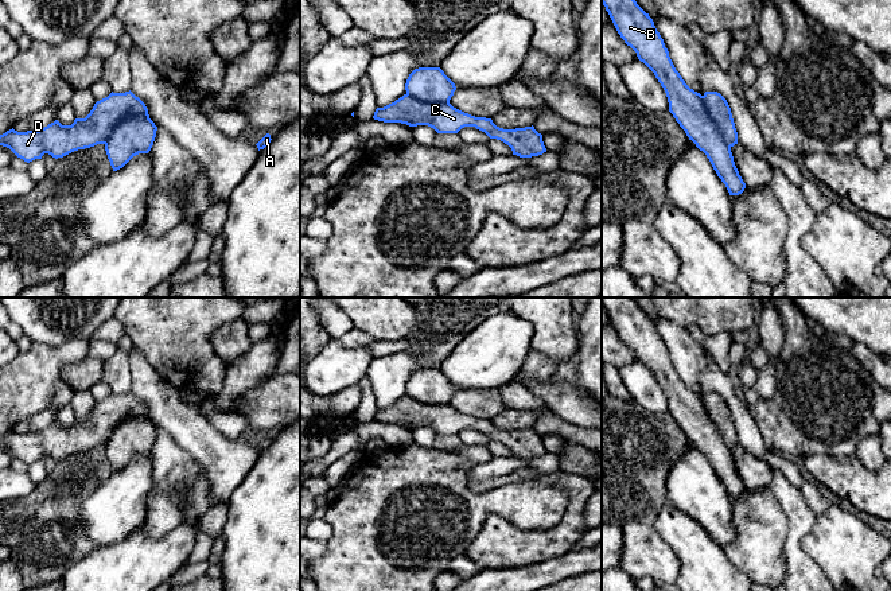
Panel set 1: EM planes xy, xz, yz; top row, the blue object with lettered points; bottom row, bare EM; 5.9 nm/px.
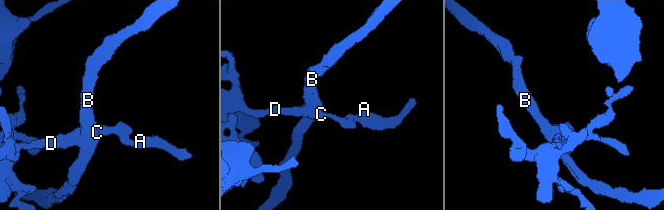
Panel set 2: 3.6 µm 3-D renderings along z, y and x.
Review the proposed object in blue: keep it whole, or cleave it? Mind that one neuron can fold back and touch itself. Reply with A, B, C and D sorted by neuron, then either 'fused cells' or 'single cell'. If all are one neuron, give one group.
A B C D; single cell

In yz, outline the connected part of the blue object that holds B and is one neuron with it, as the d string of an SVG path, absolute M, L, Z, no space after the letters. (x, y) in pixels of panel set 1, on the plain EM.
M602 298L602 306L625 345L654 374L666 394L669 413L707 456L729 497L742 495L746 485L731 454L738 446L738 433L727 401L717 393L701 397L685 385L653 320L631 298Z

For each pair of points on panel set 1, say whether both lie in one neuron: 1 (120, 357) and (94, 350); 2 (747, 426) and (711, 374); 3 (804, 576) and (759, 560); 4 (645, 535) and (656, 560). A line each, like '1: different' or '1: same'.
1: different
2: same
3: different
4: same

